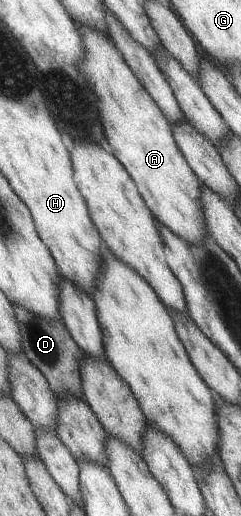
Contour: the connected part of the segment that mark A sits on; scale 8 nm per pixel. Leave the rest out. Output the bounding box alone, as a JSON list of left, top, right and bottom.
[78,26,209,243]

